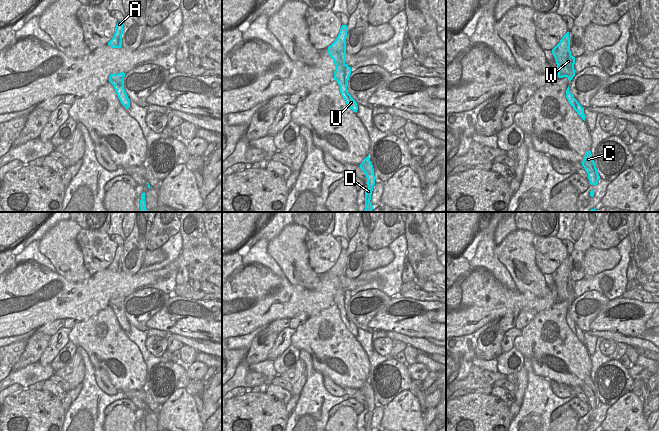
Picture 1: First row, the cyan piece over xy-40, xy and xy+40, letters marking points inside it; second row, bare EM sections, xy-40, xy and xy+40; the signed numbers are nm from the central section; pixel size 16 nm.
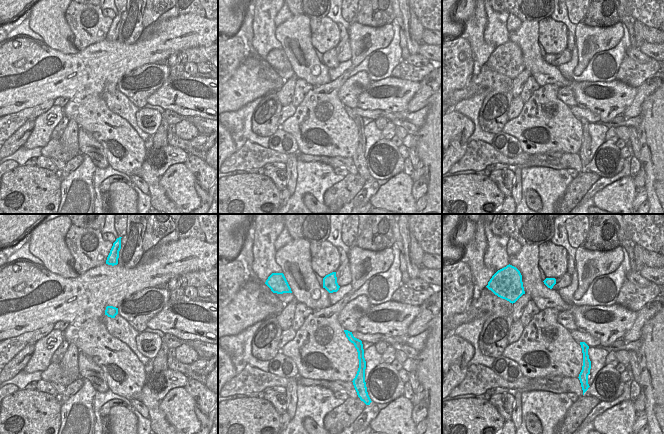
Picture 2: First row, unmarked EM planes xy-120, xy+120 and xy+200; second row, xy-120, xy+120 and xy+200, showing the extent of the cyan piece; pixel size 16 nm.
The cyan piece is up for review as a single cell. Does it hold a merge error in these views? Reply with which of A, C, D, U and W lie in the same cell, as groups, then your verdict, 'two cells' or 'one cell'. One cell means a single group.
groups A C D U W; one cell

